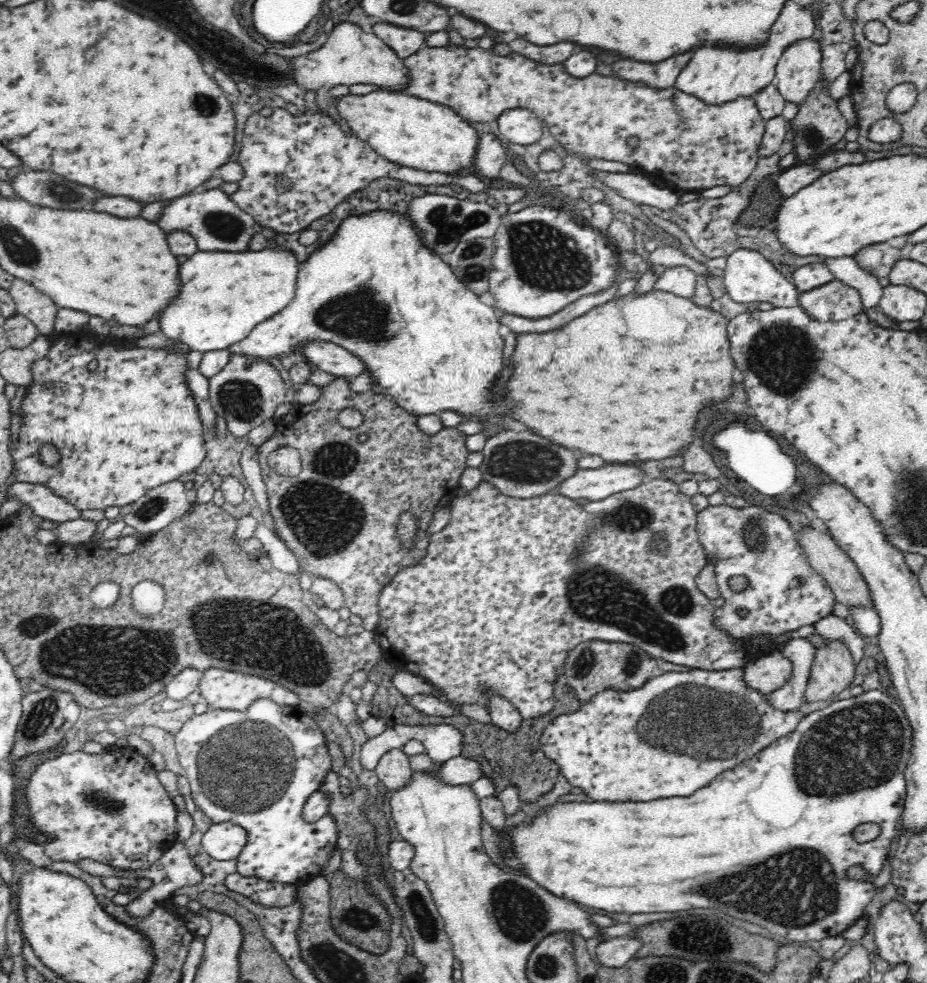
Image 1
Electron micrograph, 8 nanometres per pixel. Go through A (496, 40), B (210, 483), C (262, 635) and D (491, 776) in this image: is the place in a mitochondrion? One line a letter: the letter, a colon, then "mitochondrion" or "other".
A: other
B: other
C: mitochondrion
D: other

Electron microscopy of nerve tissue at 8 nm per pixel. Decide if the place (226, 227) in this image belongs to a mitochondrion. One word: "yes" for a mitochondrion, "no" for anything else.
yes

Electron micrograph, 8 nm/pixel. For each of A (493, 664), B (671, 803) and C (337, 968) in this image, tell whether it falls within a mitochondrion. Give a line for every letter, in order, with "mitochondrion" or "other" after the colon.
A: other
B: other
C: mitochondrion

